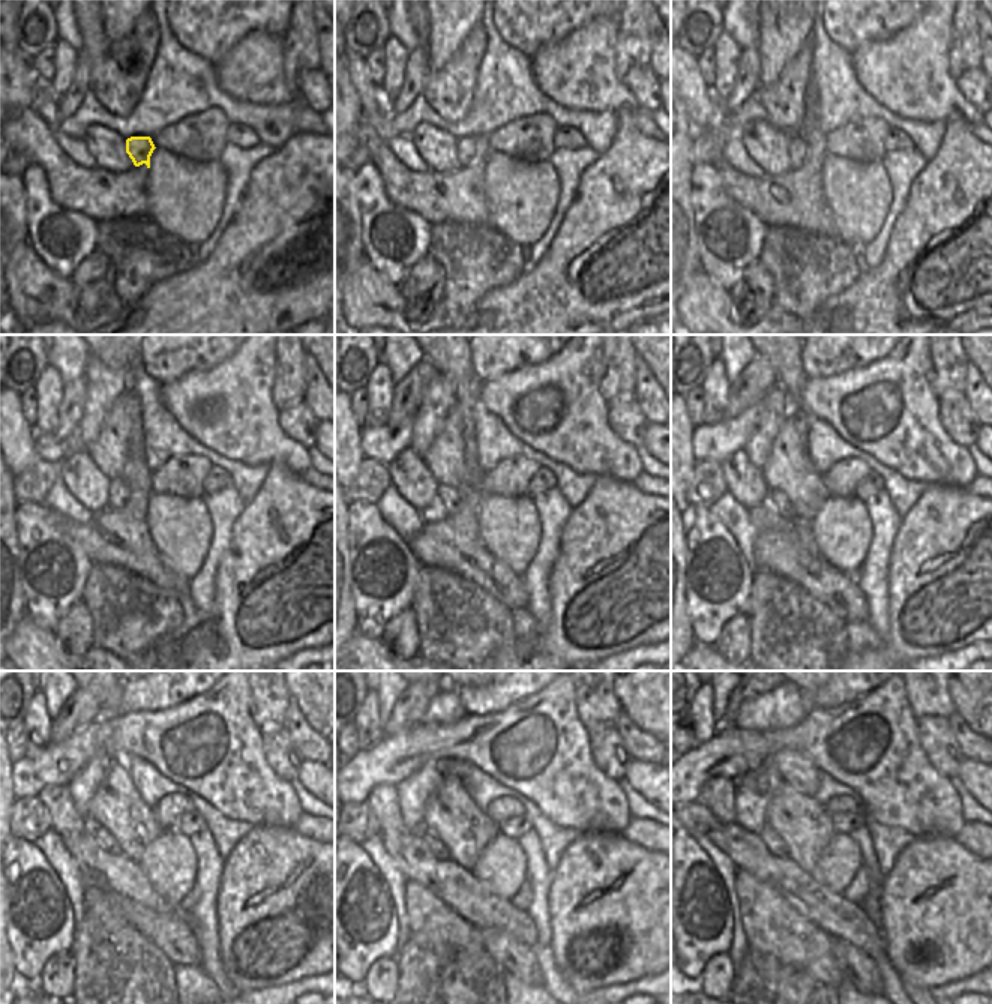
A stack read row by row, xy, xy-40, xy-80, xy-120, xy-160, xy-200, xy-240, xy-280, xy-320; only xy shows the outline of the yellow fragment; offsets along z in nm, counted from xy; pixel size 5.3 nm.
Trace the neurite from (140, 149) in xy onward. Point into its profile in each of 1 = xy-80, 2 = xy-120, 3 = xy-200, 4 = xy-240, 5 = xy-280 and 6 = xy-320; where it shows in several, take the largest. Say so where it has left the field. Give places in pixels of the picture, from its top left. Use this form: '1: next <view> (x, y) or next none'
1: next xy-80 (797, 147)
2: next xy-120 (117, 491)
3: next xy-200 (778, 500)
4: next xy-240 (105, 839)
5: next xy-280 (434, 842)
6: next xy-320 (773, 842)

